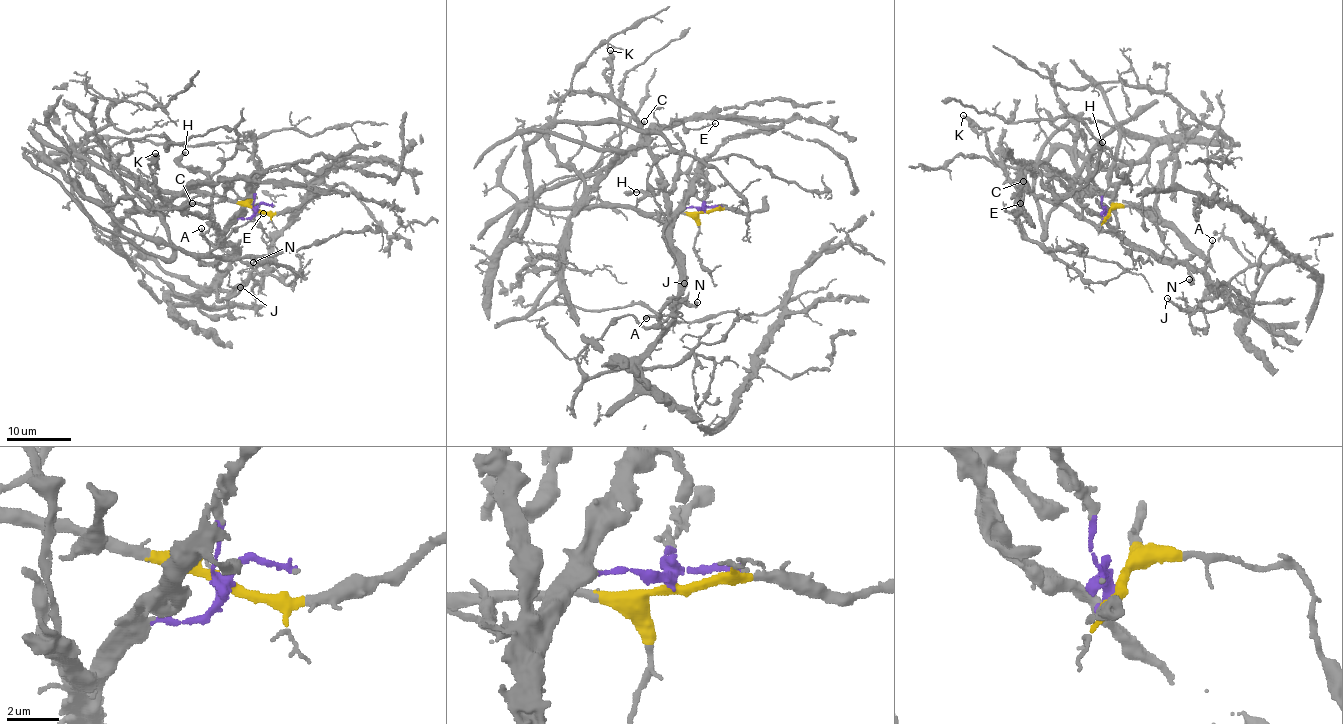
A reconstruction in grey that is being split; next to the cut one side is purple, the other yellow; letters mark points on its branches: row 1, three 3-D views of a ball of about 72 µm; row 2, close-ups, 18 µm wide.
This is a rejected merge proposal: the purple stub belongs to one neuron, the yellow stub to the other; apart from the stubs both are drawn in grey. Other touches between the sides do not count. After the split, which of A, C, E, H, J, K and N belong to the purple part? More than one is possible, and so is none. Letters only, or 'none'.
A, C, H, J, K, N

